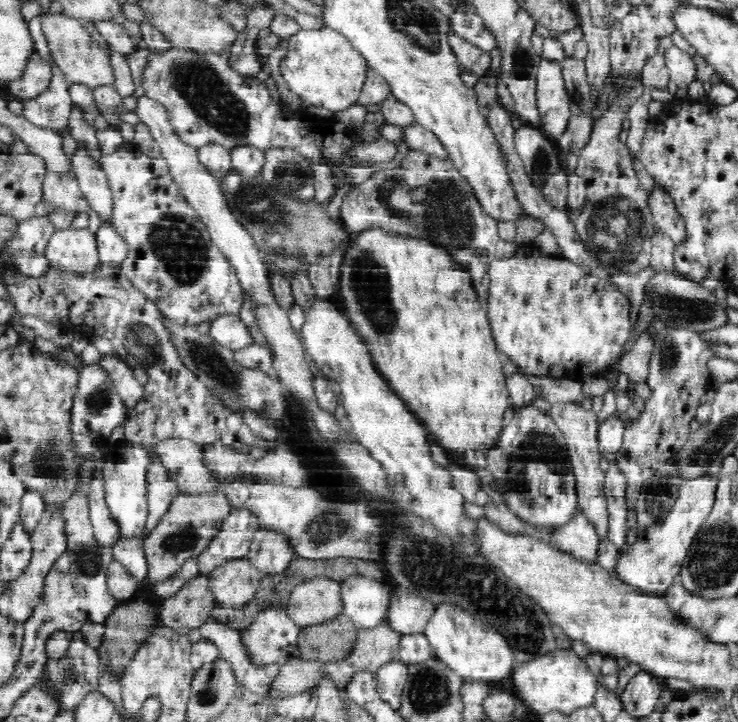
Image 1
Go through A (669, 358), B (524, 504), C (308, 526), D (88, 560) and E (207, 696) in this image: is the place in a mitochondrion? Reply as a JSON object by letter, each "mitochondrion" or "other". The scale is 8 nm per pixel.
{"A":"mitochondrion","B":"mitochondrion","C":"mitochondrion","D":"mitochondrion","E":"mitochondrion"}

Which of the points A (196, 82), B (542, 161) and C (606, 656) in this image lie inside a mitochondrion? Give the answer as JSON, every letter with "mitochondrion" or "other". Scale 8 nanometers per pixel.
{"A":"mitochondrion","B":"mitochondrion","C":"other"}

